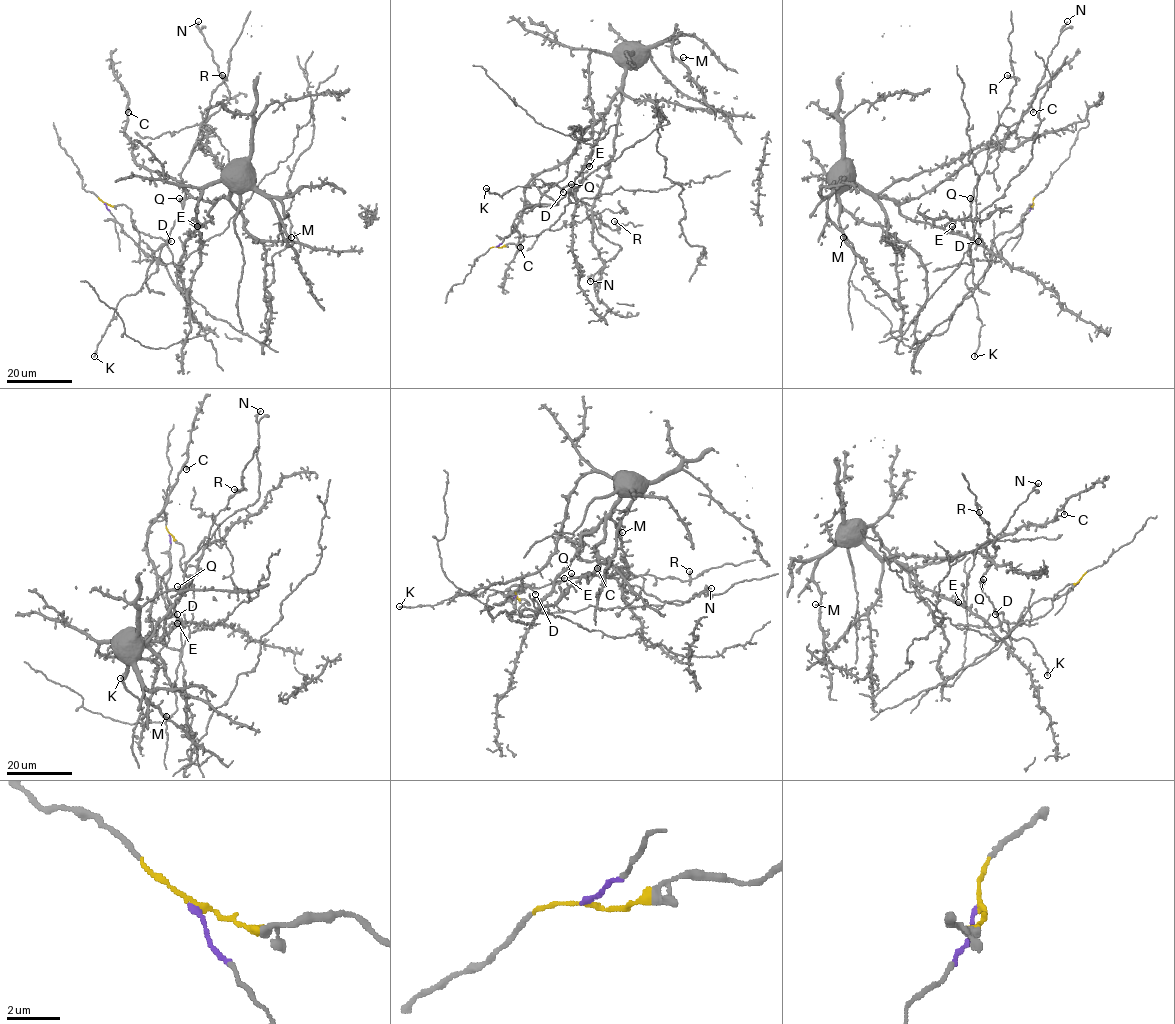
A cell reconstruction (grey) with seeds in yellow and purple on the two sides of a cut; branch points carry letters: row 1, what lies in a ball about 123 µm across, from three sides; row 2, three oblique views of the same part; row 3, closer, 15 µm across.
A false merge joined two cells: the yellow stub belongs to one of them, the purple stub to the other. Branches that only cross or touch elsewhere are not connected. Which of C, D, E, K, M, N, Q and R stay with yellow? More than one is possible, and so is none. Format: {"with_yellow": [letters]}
{"with_yellow": ["C", "E", "M"]}

